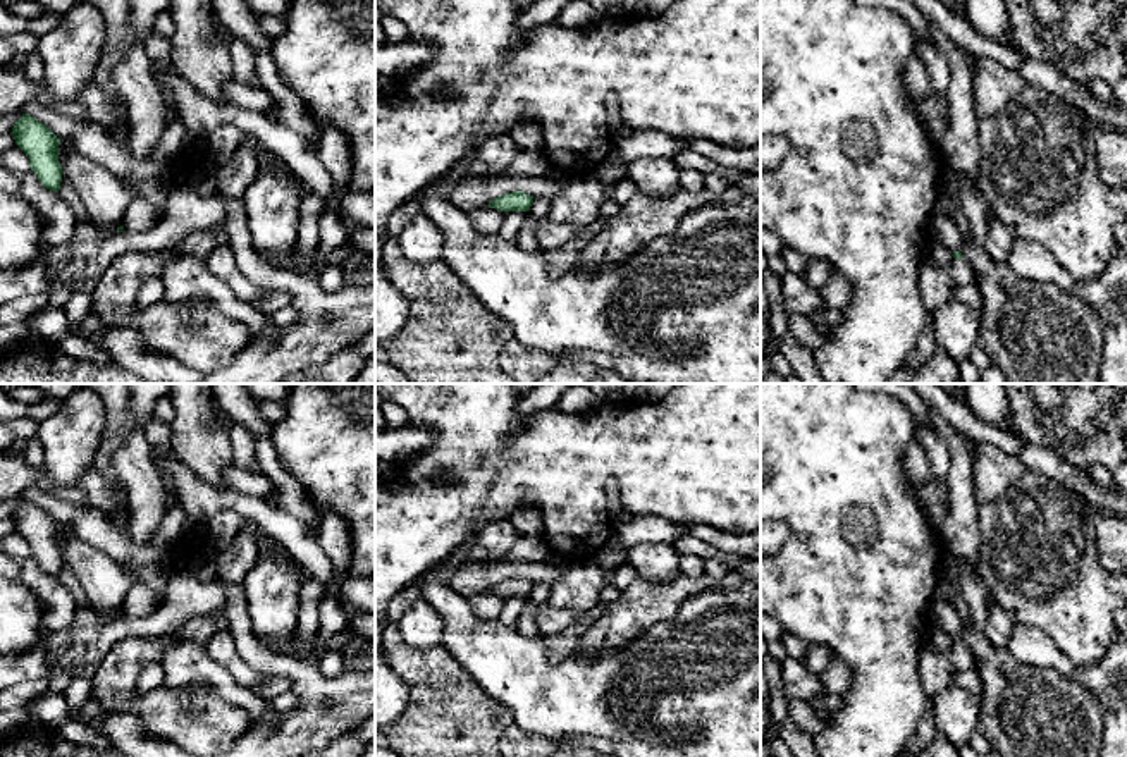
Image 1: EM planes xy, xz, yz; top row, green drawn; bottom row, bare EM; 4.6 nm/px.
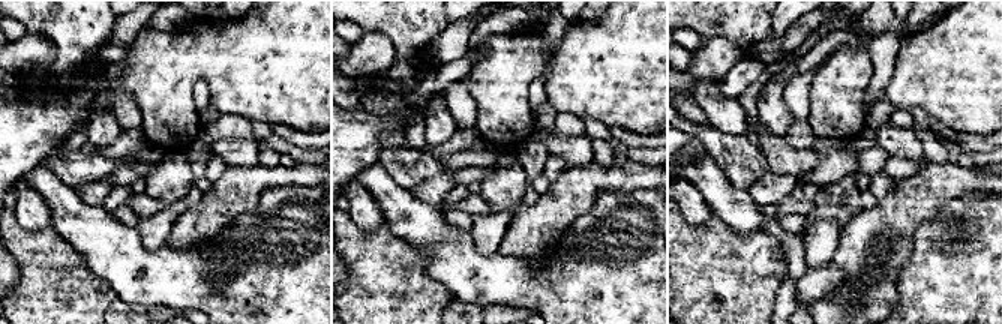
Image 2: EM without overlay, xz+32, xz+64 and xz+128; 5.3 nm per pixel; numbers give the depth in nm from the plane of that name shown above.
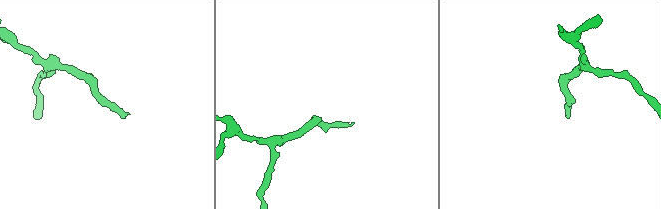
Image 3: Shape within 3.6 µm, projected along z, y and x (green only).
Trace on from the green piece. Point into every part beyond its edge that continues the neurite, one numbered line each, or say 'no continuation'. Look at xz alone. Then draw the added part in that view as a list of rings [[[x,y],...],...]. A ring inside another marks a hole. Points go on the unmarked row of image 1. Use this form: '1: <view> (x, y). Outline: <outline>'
no continuation

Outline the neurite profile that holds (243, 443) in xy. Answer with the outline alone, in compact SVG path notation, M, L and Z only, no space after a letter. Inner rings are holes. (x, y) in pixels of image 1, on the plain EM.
M231 422L229 439L232 444L232 463L243 470L249 470L251 473L262 473L255 458L253 434L246 427Z

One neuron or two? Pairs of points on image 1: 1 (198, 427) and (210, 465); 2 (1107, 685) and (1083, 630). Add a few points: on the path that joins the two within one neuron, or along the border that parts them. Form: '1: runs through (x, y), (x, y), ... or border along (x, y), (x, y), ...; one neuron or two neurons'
1: runs through (200, 436), (205, 456); one neuron
2: border along (1108, 644), (1108, 649), (1096, 661), (1077, 666); two neurons

